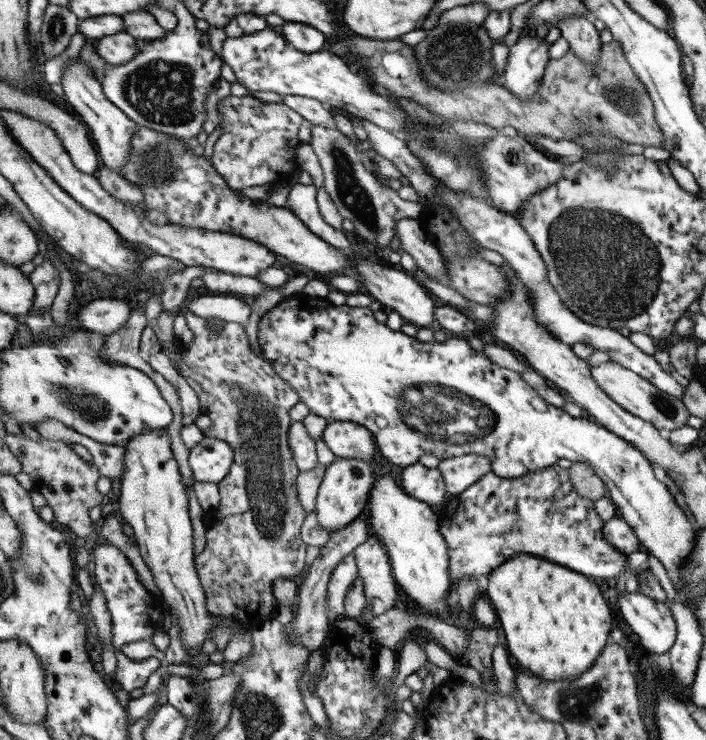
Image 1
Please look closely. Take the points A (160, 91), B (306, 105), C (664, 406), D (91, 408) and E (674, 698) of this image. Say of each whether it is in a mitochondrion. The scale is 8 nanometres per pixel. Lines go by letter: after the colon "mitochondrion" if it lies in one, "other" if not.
A: mitochondrion
B: other
C: mitochondrion
D: mitochondrion
E: other

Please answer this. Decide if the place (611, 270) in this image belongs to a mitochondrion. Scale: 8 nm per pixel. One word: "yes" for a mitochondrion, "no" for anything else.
yes

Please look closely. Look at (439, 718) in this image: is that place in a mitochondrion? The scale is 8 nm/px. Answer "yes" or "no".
no

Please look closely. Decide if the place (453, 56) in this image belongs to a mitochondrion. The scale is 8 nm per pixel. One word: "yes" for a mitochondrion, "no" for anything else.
yes

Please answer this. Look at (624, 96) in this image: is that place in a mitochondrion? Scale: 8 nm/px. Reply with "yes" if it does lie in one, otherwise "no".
yes

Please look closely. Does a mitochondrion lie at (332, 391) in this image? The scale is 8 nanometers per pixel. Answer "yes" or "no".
no

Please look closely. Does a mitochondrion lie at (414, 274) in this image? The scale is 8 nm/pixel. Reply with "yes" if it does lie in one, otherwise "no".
no

